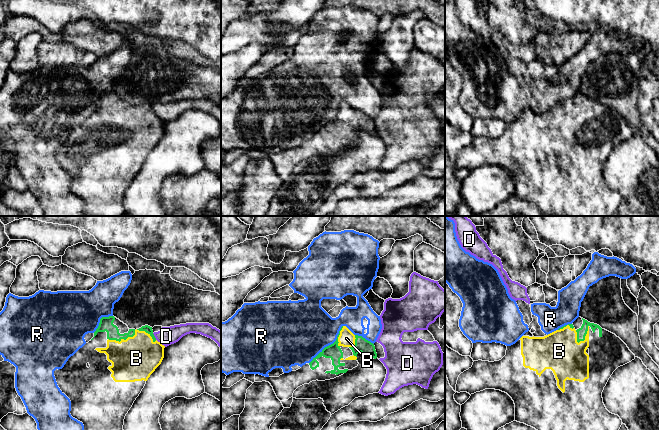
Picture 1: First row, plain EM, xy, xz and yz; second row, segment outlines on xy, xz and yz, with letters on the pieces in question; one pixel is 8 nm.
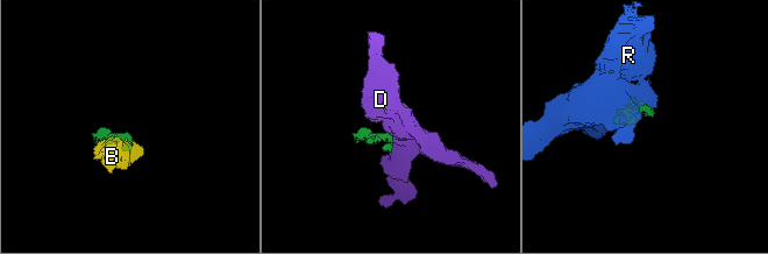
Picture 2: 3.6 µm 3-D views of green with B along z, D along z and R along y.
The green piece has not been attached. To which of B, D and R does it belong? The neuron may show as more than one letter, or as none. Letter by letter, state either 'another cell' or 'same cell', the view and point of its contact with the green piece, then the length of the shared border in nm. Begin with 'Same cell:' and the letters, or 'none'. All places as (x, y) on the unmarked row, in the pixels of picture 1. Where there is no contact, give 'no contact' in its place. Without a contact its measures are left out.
Same cell: B
B: same cell | xy (134, 110) | 400 nm
D: another cell | xy (154, 112) | 70 nm
R: another cell | xz (329, 121) | 420 nm

